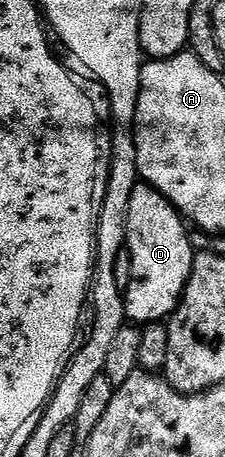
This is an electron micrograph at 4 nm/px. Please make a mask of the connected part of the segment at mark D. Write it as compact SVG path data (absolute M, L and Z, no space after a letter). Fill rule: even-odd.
M140 184L132 192L132 200L128 204L128 220L126 221L126 245L124 247L127 252L132 256L132 280L128 284L128 288L124 291L124 297L126 299L126 316L131 323L134 324L147 324L150 322L161 322L169 319L173 315L174 311L179 309L182 305L182 294L185 292L186 287L190 285L190 274L196 268L196 251L192 244L189 243L191 231L188 229L187 223L184 221L178 209L172 205L172 203L165 198L160 192L156 192L156 188L151 186Z

